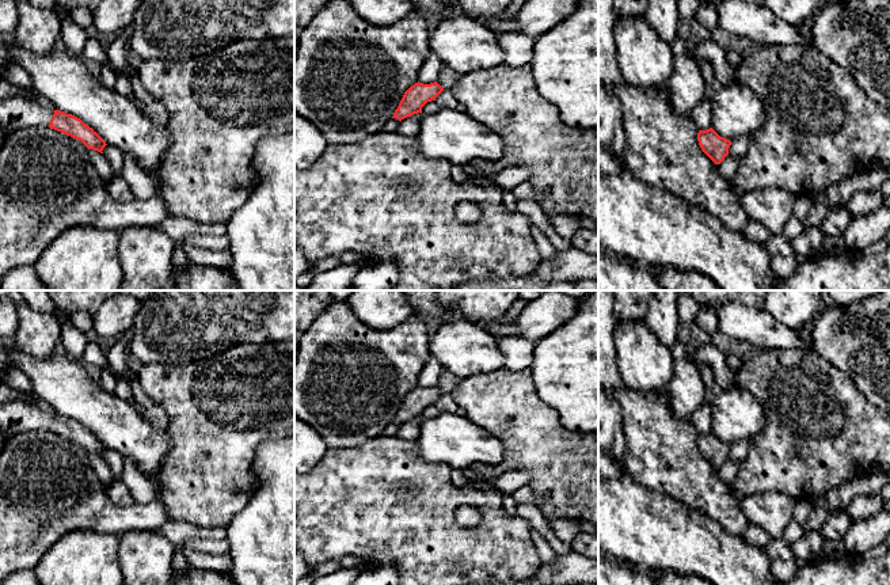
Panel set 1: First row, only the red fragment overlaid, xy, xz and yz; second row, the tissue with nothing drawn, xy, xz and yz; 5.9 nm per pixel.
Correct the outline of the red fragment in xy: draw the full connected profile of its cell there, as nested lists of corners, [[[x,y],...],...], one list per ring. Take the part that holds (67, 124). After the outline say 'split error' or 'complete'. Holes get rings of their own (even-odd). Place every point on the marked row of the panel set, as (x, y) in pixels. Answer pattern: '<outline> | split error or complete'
[[[7,98],[0,100],[0,129],[16,132],[31,126],[50,128],[81,141],[88,149],[103,153],[106,141],[80,118],[54,109],[45,109],[34,99]]] | split error

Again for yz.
[[[712,128],[699,130],[697,141],[701,151],[715,163],[720,164],[729,155],[731,141],[720,137]]] | complete

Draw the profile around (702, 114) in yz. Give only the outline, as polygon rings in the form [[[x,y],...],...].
[[[704,98],[693,109],[692,119],[699,128],[699,130],[707,130],[711,128],[711,118],[712,118],[711,100]]]

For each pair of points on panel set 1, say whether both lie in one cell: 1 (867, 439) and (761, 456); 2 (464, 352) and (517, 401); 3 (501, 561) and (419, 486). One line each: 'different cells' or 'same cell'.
1: same cell
2: different cells
3: same cell

